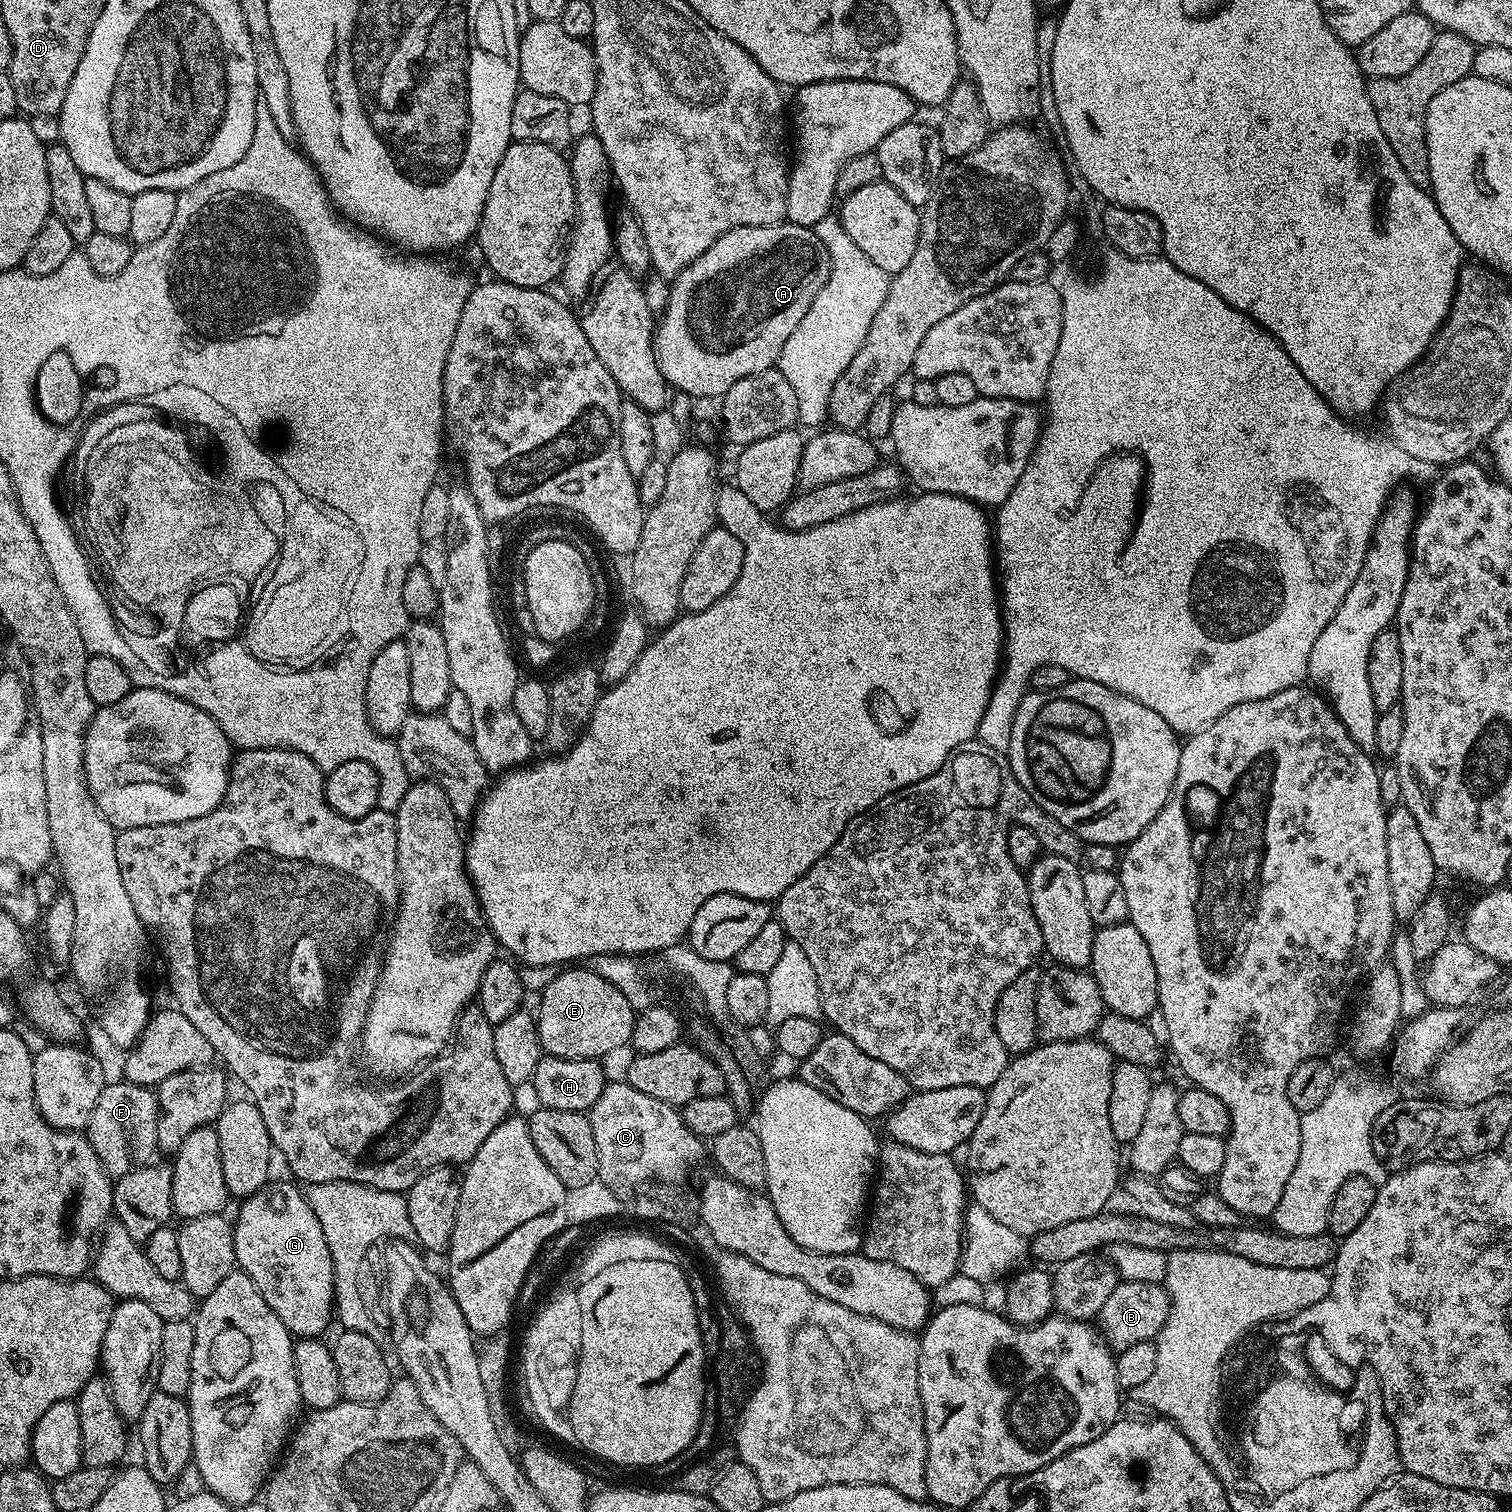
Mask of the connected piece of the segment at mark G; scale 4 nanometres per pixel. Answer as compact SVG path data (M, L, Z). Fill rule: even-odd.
M269 1182L260 1188L252 1196L243 1197L240 1213L234 1216L234 1227L232 1229L232 1237L234 1238L234 1254L239 1271L248 1275L254 1282L254 1286L258 1286L258 1290L262 1294L262 1298L266 1298L266 1306L270 1306L270 1310L274 1310L274 1314L278 1314L278 1318L282 1318L282 1322L288 1327L288 1331L296 1338L320 1338L325 1334L328 1323L334 1320L334 1305L336 1303L336 1290L334 1288L334 1266L330 1258L330 1246L326 1246L326 1234L322 1234L322 1225L318 1223L318 1214L314 1214L314 1210L310 1210L310 1202L307 1195L303 1191L300 1192L295 1188L297 1185L292 1184L275 1184Z

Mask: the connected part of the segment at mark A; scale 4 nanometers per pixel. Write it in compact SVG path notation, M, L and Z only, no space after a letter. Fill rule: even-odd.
M781 222L742 226L722 234L706 254L682 269L671 281L670 302L654 332L656 361L664 381L689 398L722 398L734 382L773 367L779 361L782 346L786 346L786 338L794 334L798 322L806 318L810 302L814 302L818 290L826 286L826 278L830 278L830 254L813 229Z

